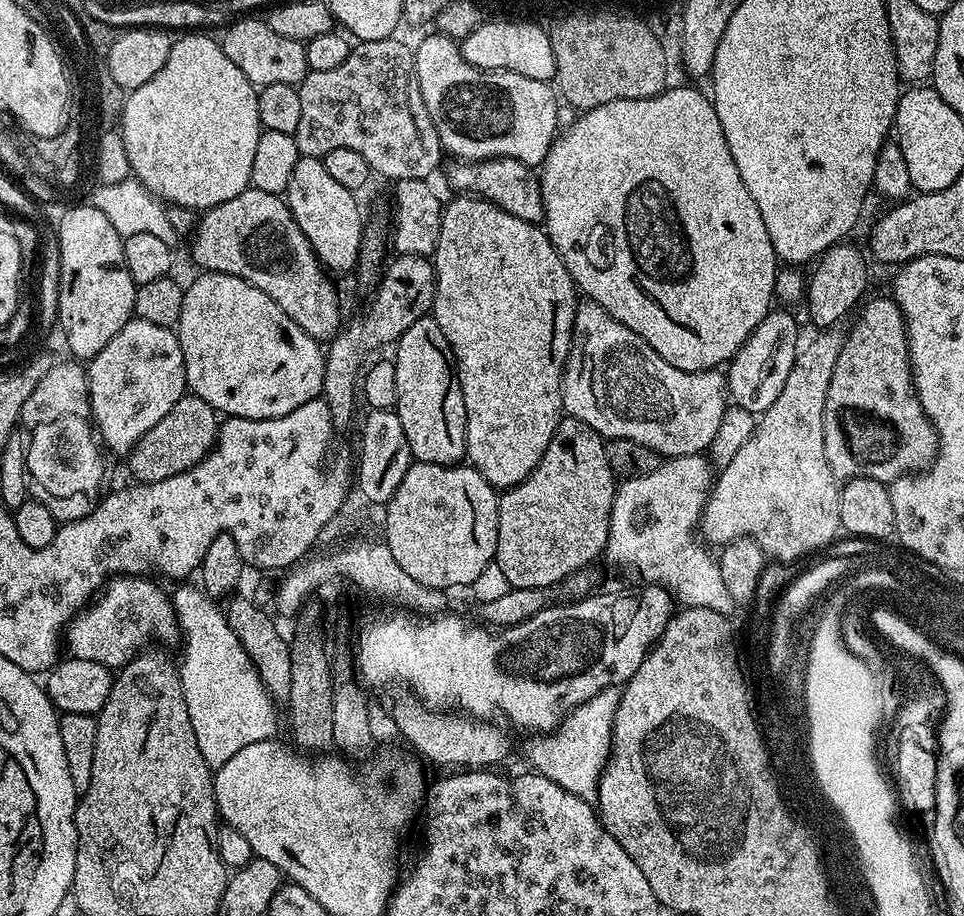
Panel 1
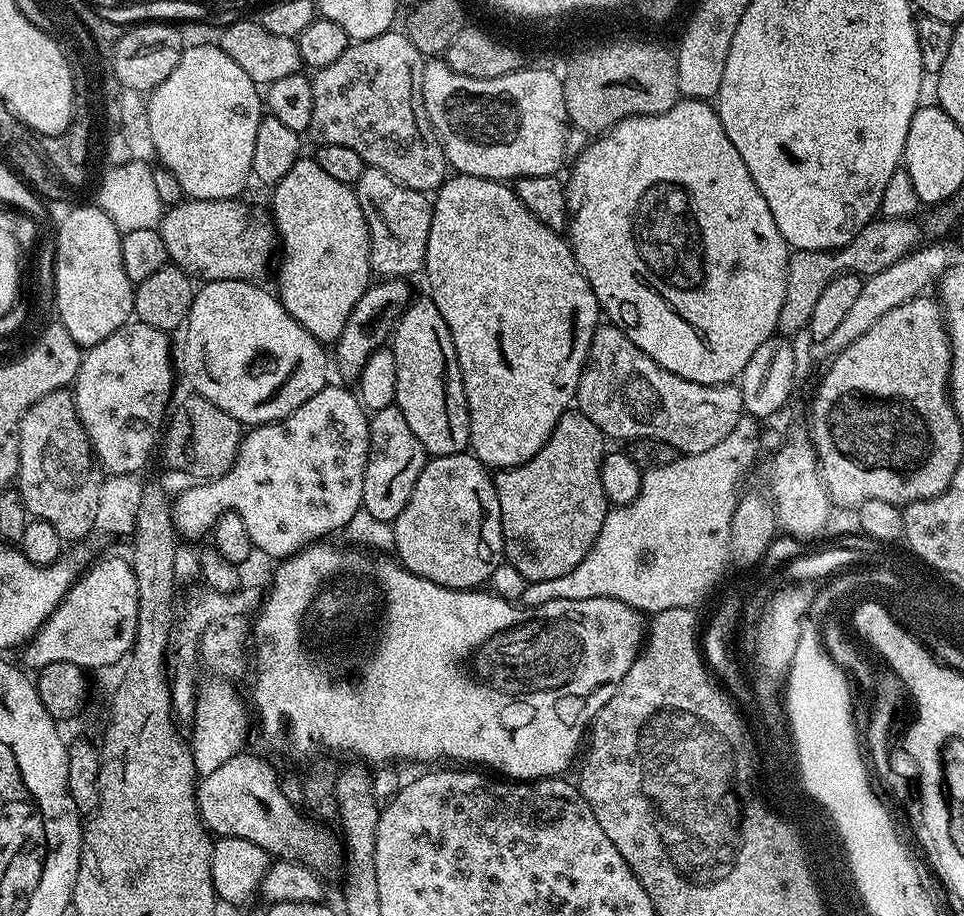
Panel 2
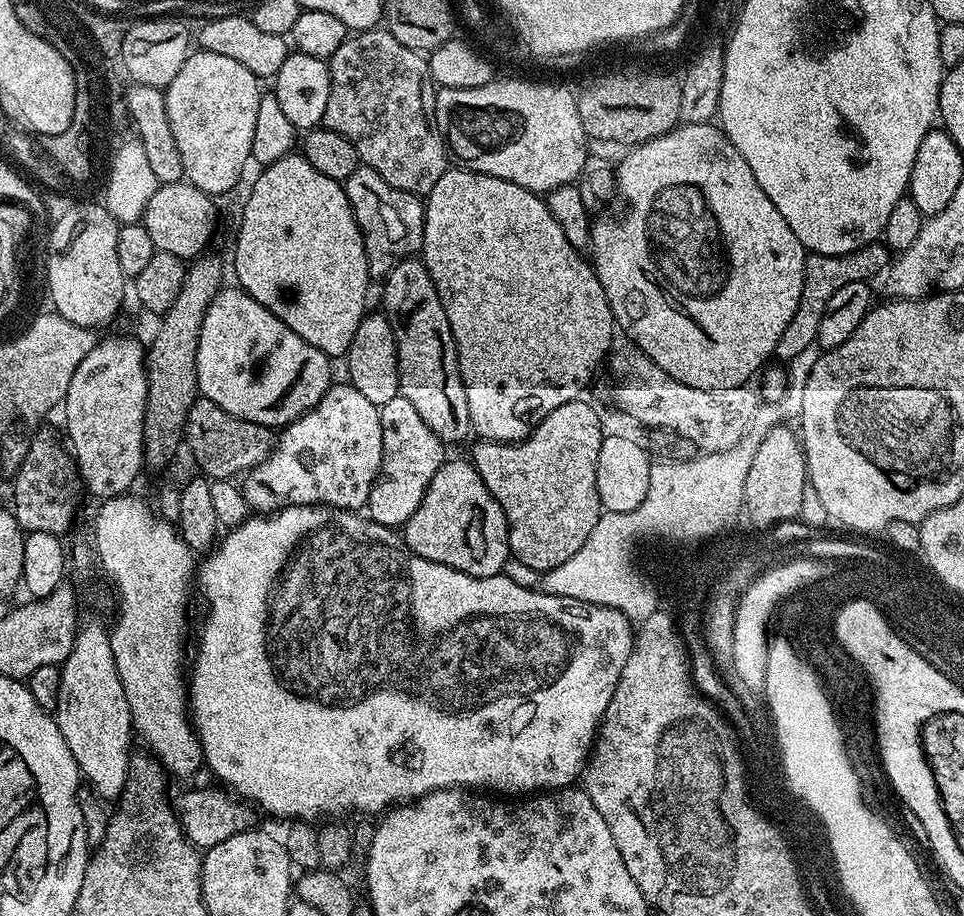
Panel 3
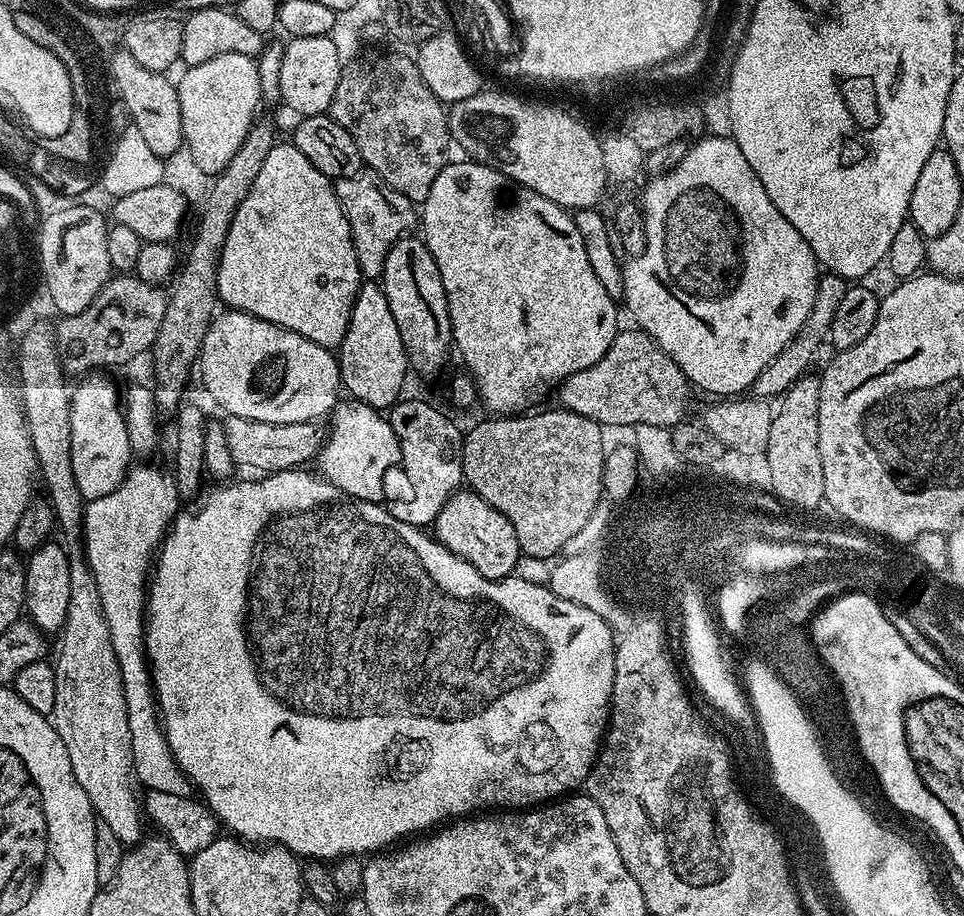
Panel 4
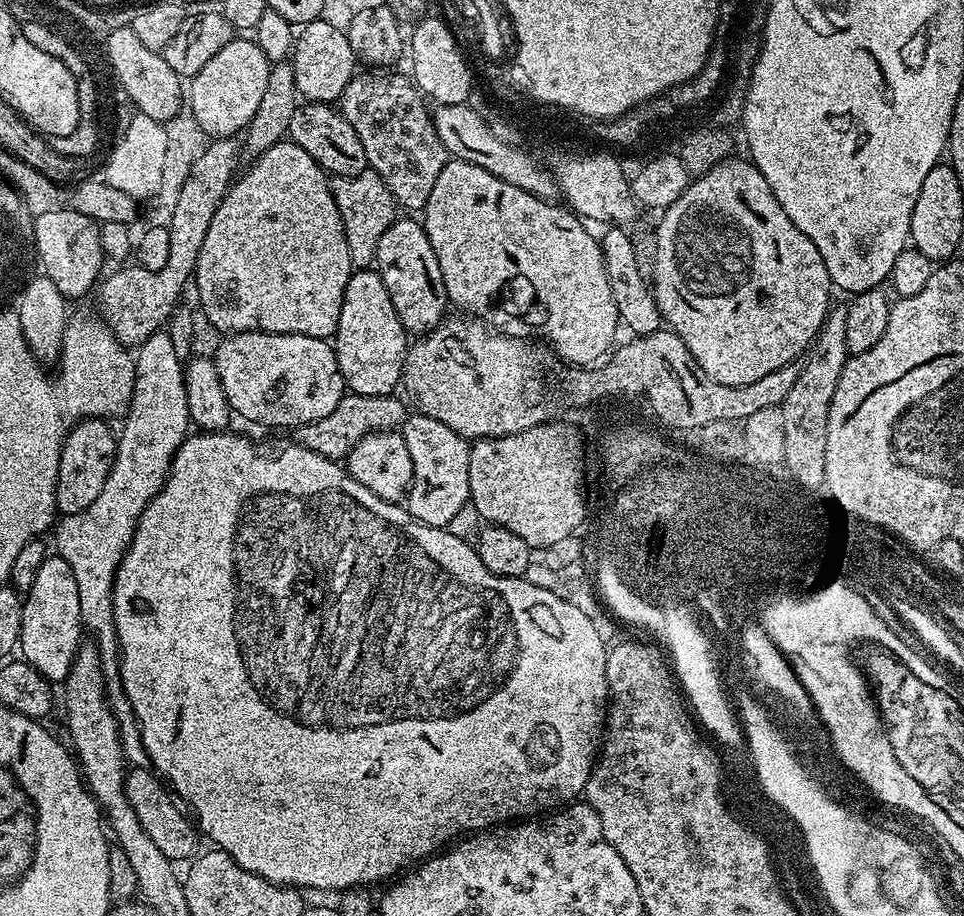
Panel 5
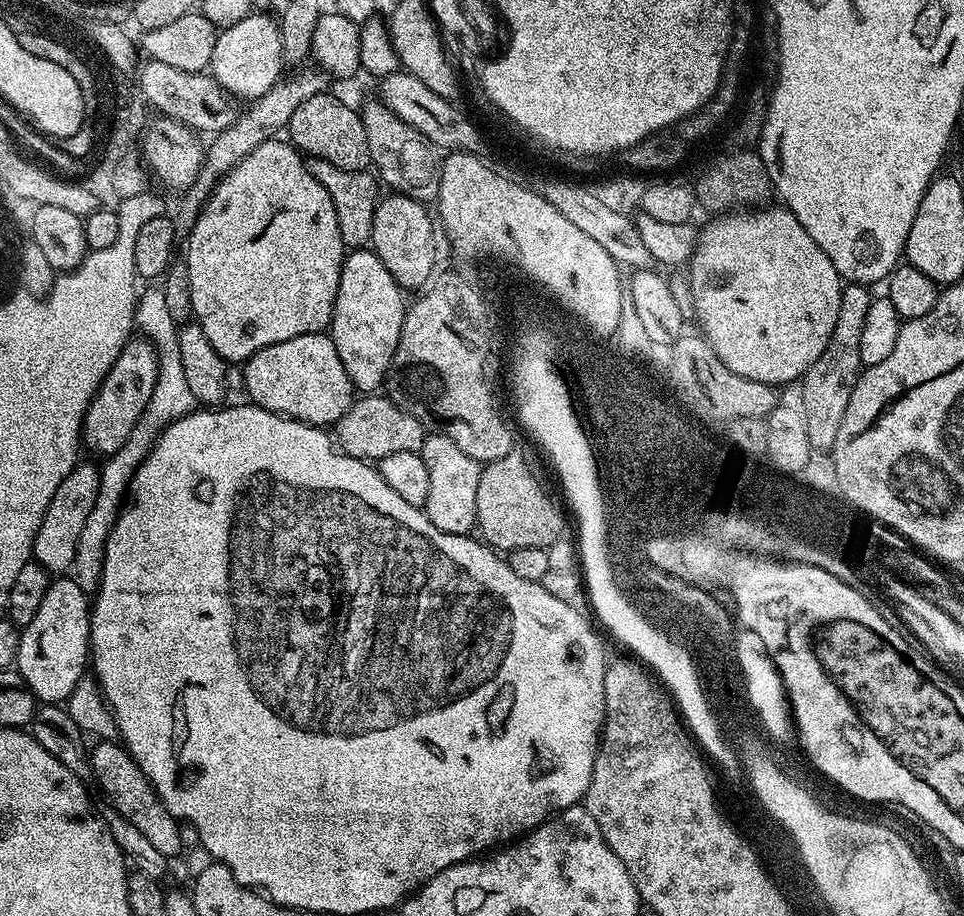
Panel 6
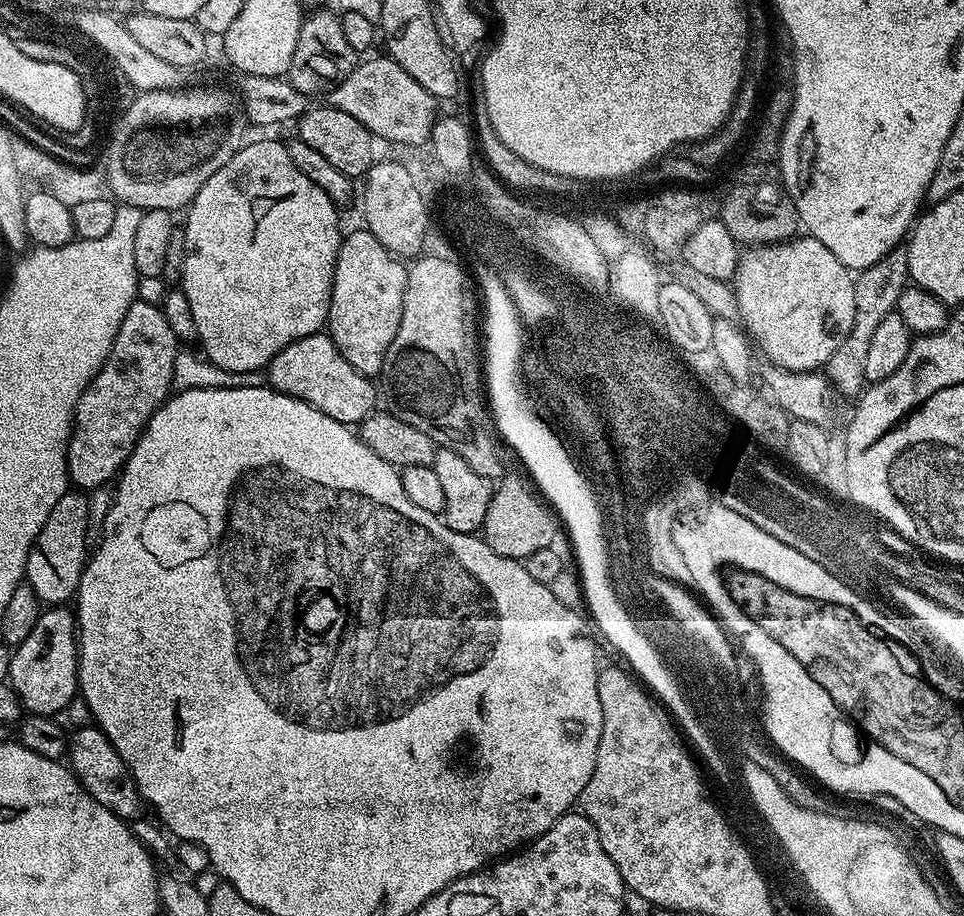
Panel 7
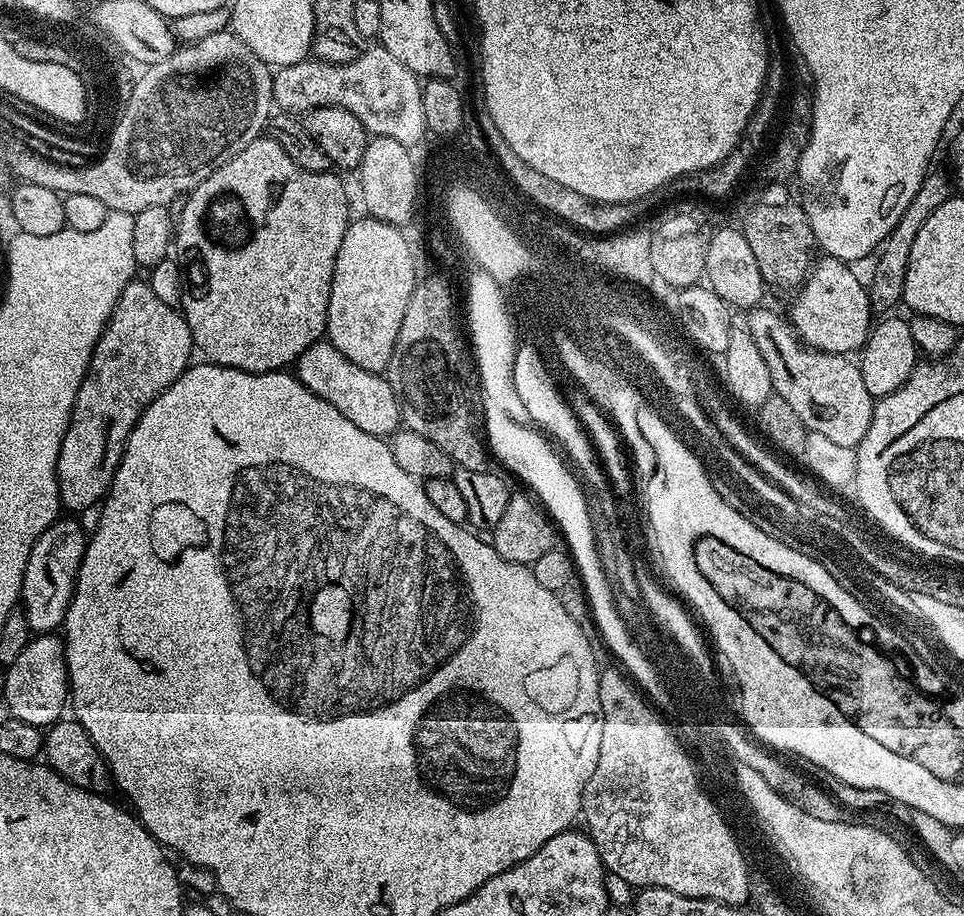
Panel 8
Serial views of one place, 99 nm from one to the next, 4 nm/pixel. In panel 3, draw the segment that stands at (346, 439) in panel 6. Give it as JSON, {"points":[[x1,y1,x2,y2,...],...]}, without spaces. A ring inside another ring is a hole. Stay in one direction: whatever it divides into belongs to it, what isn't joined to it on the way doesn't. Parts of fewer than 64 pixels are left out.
{"points":[[203,398,197,399,186,418,183,443,186,452,196,459,199,470,209,481,230,480,247,474,256,468,274,447,273,429,265,424,246,422,234,414,226,414,214,402]]}

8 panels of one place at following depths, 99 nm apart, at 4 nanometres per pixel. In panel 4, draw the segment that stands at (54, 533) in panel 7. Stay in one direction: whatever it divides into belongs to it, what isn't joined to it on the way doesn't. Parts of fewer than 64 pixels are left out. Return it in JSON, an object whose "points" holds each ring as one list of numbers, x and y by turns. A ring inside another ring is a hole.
{"points":[[88,374,79,381,80,385,75,385,72,392,72,409,70,410,70,458,72,459,72,469,74,470,74,482,77,483,78,490,84,495,85,501,93,500,94,498,102,498,102,494,110,494,110,490,118,490,118,486,124,481,124,475,128,473,130,465,133,463,134,457,131,450,131,442,133,437,128,435,128,427,124,421,124,409,122,407,122,396,112,385,112,380,108,376,100,376,104,374]]}

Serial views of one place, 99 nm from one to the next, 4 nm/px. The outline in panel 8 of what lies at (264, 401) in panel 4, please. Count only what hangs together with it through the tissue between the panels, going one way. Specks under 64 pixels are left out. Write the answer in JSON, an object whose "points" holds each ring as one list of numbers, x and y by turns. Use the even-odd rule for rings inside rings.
{"points":[[327,339,319,340,301,354,295,362,294,374,306,390,330,402,342,418,350,418,350,422,354,422,358,430,366,430,366,434,388,438,401,427,400,407,394,398,394,390,390,390,390,382,379,372,354,366,354,362,350,362,350,358]]}

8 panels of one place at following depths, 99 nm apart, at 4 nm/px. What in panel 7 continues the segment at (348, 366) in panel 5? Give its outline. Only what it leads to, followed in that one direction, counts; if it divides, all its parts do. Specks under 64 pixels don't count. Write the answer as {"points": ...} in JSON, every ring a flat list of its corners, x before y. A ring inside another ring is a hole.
{"points":[[360,230,350,233,349,236,347,233,341,239,334,270,332,301,326,332,338,346,342,358,346,358,346,362,350,362,350,366,354,366,354,370,358,370,363,376,376,378,383,373,386,350,390,350,390,342,394,342,394,334,398,334,407,277,407,267,393,253,388,252,386,246,382,246,382,242,374,238,374,234]]}

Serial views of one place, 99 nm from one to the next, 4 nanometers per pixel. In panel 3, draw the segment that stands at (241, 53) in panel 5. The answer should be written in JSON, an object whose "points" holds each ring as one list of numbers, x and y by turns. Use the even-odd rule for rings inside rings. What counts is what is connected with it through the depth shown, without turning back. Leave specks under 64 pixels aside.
{"points":[[196,50,188,55,186,62,182,62,182,70,178,70,178,74,174,74,174,82,170,82,164,92,170,130,173,131,174,142,177,143,178,152,182,158,182,166,184,167,187,183,198,186,198,190,208,193,213,198,219,198,223,192,230,191,239,182,240,175,244,172,244,167,250,164,252,143,254,142,254,118,258,118,258,102,262,95,262,89,256,84,259,84,258,78,254,74,250,74,250,70,246,70,246,66,241,66,240,63,234,62,234,58,225,58,222,54,210,54,203,50]]}

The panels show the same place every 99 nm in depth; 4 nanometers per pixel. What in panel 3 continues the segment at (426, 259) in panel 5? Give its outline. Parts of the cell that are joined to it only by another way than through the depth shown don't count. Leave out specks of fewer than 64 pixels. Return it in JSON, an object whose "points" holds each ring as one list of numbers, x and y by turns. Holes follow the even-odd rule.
{"points":[[409,258,398,262,394,270,383,281,384,305,382,311,388,317,394,330,394,342,398,354,398,374,400,375,400,395,414,402,414,410,422,417,422,422,438,434,445,446,452,446,464,440,472,432,470,410,466,402,466,386,460,377,460,363,456,357,456,343,450,330,450,322,446,318,446,310,442,310,442,302,438,298,438,290,426,270,423,259]]}

